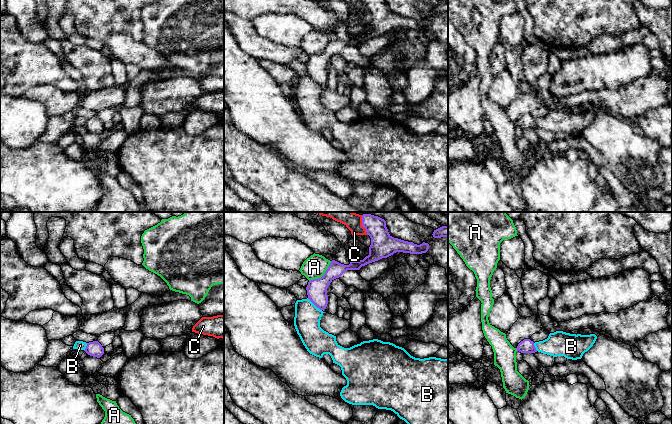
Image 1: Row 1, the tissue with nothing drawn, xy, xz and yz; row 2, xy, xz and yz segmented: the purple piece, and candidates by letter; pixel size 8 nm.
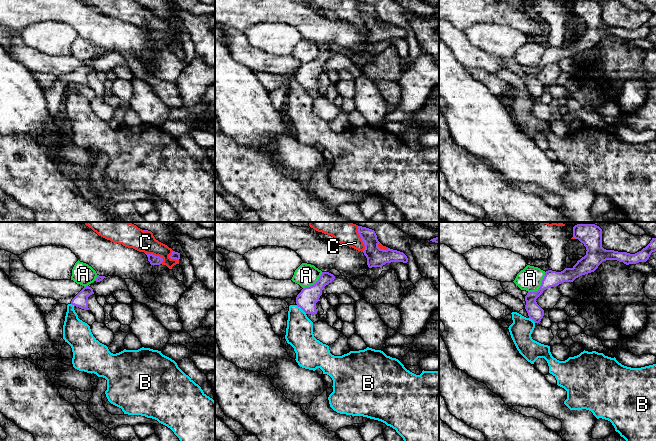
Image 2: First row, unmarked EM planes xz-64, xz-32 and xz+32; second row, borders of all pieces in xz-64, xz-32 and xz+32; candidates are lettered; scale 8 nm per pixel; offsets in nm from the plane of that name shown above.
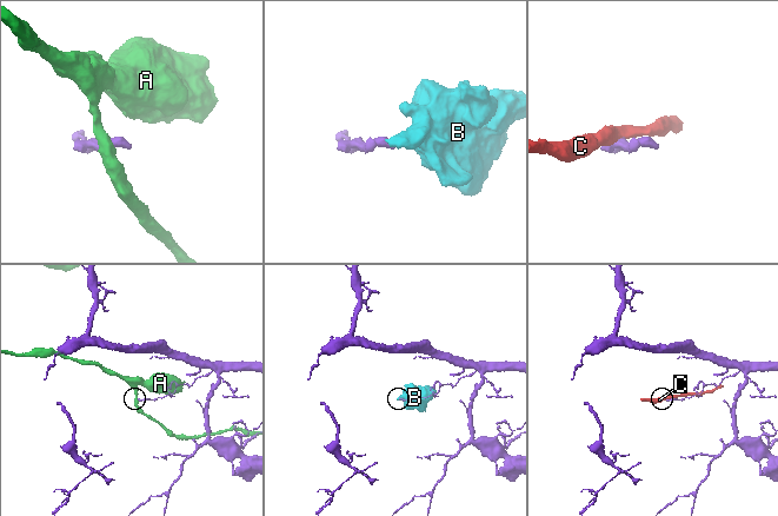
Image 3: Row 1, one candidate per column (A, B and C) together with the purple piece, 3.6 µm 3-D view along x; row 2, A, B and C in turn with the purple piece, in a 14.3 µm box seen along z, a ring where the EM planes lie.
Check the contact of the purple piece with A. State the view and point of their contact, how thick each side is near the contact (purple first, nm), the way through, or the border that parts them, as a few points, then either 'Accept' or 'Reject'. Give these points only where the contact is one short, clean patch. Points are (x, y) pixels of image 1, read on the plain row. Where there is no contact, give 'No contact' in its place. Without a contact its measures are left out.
Touches purple at xz (323, 51). Thickness 160 nm (purple) against 190 nm. Boundary: xz (331, 37), (326, 47), (320, 53), (309, 57). Reject

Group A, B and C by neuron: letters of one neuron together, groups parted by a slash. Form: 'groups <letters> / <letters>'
groups A / B / C

